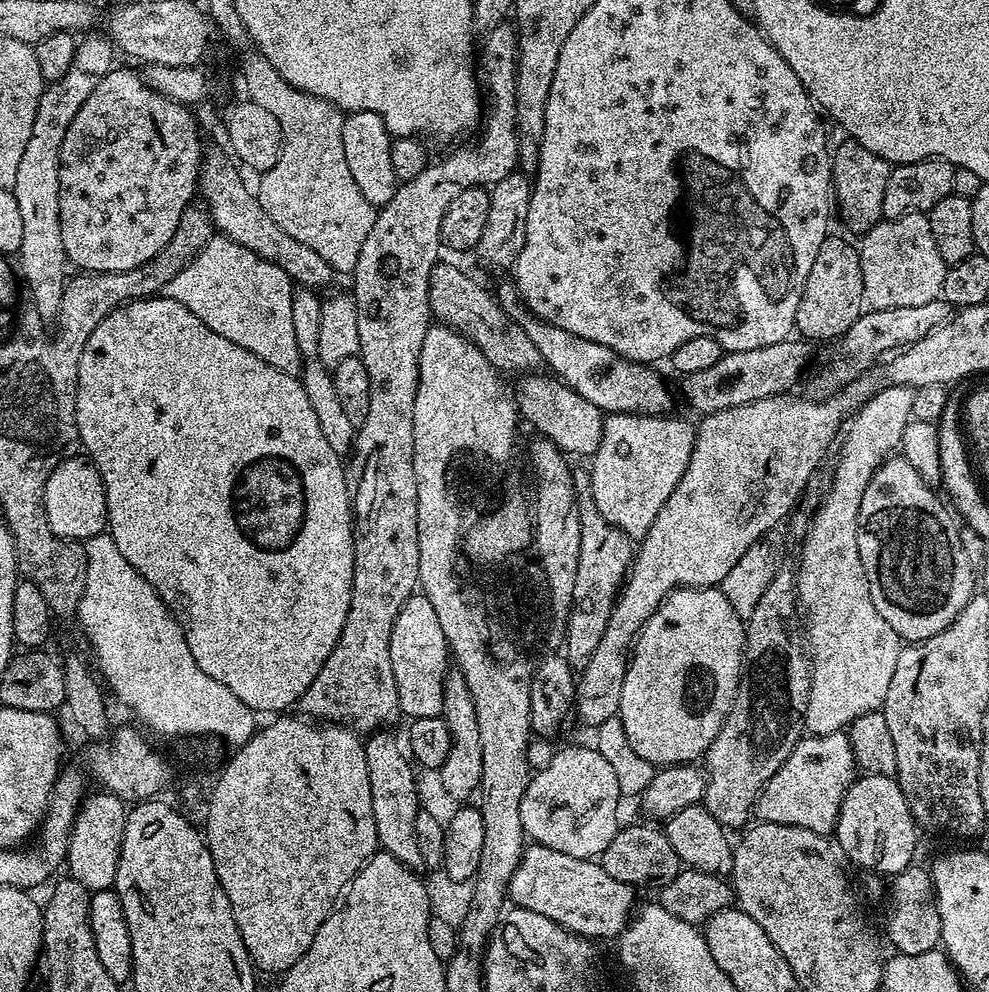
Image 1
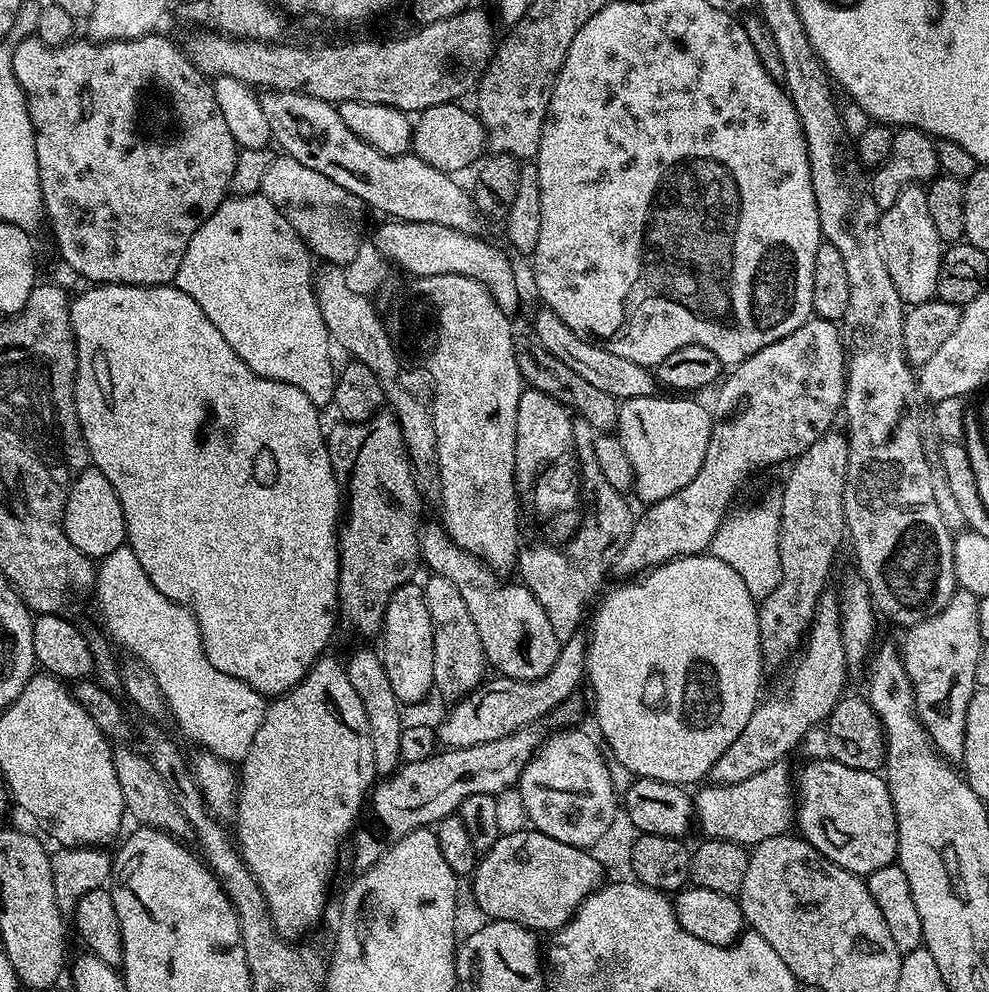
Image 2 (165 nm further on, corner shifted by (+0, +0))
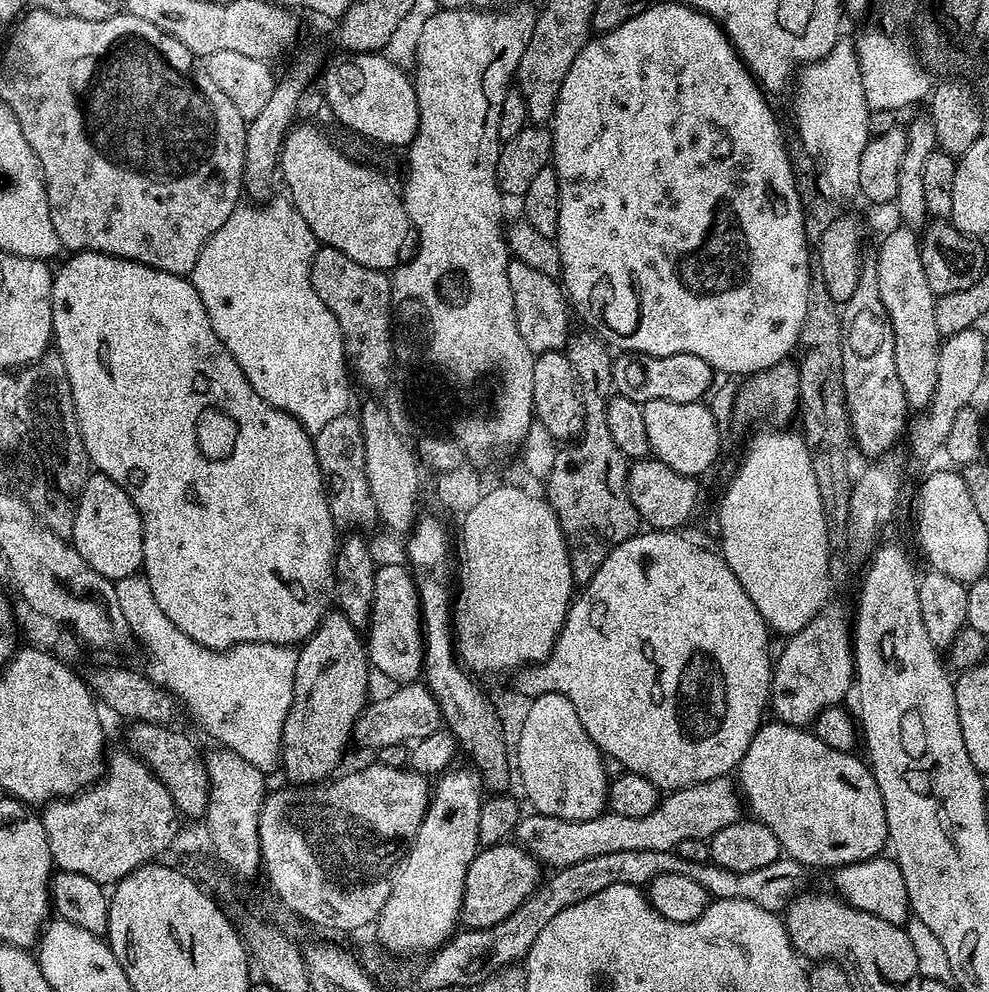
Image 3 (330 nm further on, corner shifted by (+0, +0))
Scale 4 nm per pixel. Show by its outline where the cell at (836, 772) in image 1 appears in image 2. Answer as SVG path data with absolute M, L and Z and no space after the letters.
M787 763L771 764L766 766L754 778L746 778L746 782L734 782L733 784L709 783L708 788L704 788L694 796L694 820L704 831L705 837L713 840L729 840L735 844L745 846L755 846L766 842L766 838L785 835L789 831L788 827L794 824L794 784L788 781Z

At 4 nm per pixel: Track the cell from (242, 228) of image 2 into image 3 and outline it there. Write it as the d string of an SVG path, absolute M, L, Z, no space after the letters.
M272 198L267 202L241 203L234 210L234 214L230 214L230 218L226 218L226 222L222 222L222 227L208 239L206 246L202 246L202 254L198 254L198 262L194 262L194 270L190 274L190 279L194 290L198 290L198 298L202 298L202 306L206 306L206 314L210 318L210 326L214 326L214 334L218 334L218 338L222 338L222 346L226 346L226 350L230 350L230 354L234 358L234 362L238 362L242 374L246 374L250 386L254 386L258 398L262 398L270 406L290 414L309 434L314 434L318 430L324 429L333 418L345 415L349 411L348 376L350 380L350 372L346 367L344 335L338 326L338 318L334 318L334 314L328 309L326 302L322 302L322 298L318 298L318 294L314 294L314 286L310 282L308 265L311 264L318 247L316 235L312 233L310 226L306 226L306 218L302 218L299 210L292 205L291 199L283 199Z

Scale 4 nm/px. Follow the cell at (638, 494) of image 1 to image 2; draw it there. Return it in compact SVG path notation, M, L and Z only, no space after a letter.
M657 394L623 401L615 426L622 450L626 450L626 458L630 460L634 492L644 499L645 505L670 498L670 494L682 490L682 486L702 470L702 458L706 458L706 446L710 446L712 414L709 405L699 404L696 398L664 395L668 396Z

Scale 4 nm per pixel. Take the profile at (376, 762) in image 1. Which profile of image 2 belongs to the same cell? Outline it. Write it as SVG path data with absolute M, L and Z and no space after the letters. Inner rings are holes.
M372 647L356 649L345 661L347 677L351 686L356 689L358 698L362 701L370 727L370 742L374 751L374 764L377 775L391 775L402 763L399 749L399 739L404 720L400 714L402 706L391 689L390 680L386 677L379 653ZM402 718L402 719L401 719Z

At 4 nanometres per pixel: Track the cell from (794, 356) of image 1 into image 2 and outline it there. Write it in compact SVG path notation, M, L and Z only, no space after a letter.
M541 307L539 311L532 320L535 343L541 344L547 352L554 354L558 362L570 366L570 370L590 382L590 386L610 394L617 402L657 395L658 381L649 365L630 362L630 358L621 358L619 354L610 354L610 350L606 350L602 344L592 344L574 334L574 330L570 330L570 326L566 326L566 322L562 322L562 318L558 318L558 314L554 314L550 309Z

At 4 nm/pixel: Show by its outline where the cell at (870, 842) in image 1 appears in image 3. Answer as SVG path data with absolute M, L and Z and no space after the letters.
M761 723L742 758L738 788L747 807L748 804L752 807L751 815L774 830L783 855L809 869L828 867L829 870L881 855L888 844L888 827L882 794L878 782L872 777L871 767L852 752L826 746L815 731L795 724L768 723Z

